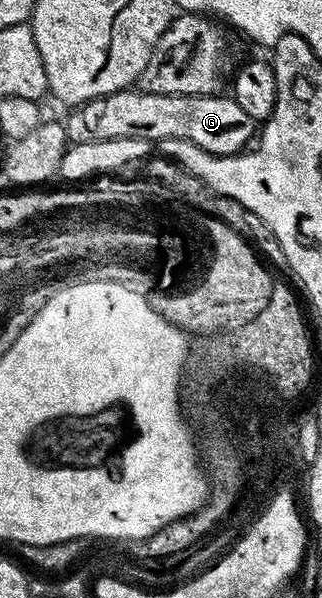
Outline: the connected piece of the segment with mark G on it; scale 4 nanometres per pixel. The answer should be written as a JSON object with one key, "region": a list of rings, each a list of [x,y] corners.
{"region":[[[138,89],[118,91],[100,99],[76,106],[75,111],[65,119],[67,136],[71,143],[84,143],[90,139],[109,141],[110,139],[184,139],[214,155],[238,155],[250,148],[257,139],[257,121],[237,105],[230,94],[214,95],[158,95],[145,93]]]}

